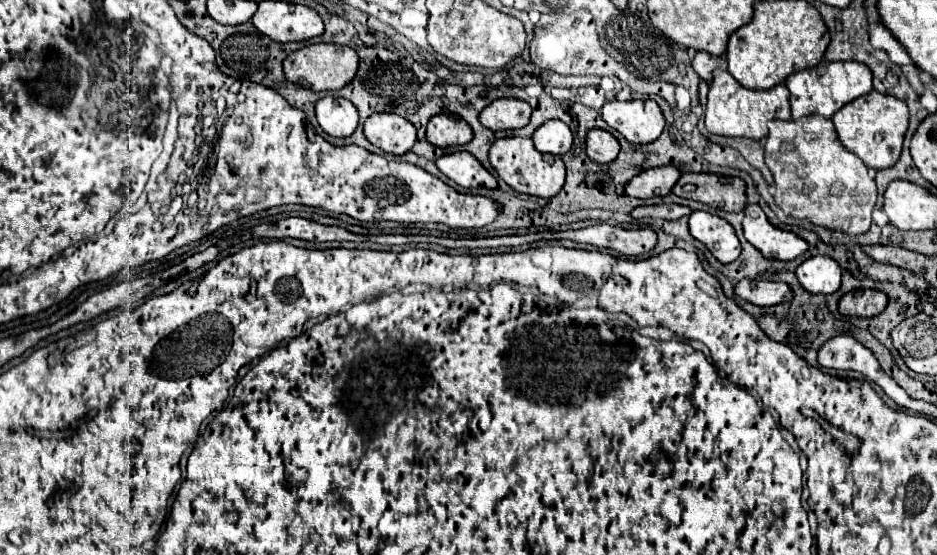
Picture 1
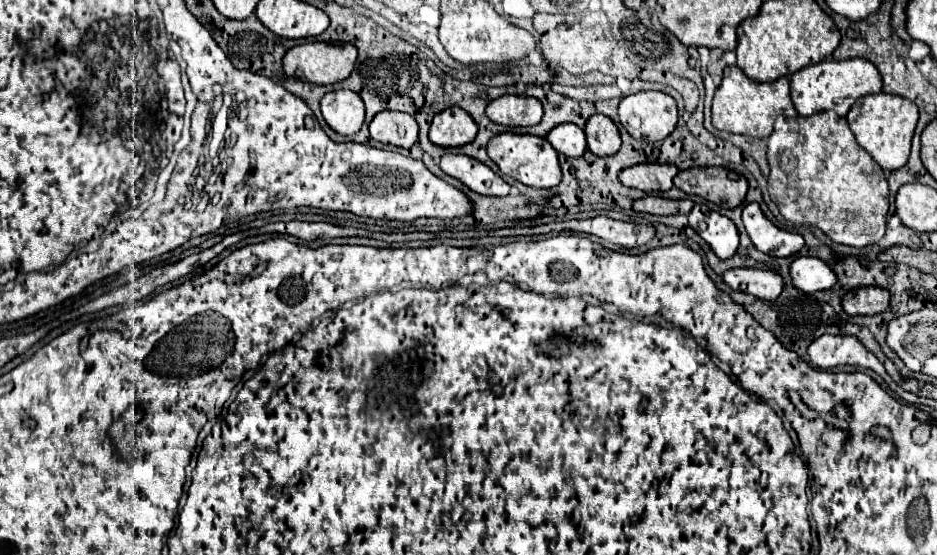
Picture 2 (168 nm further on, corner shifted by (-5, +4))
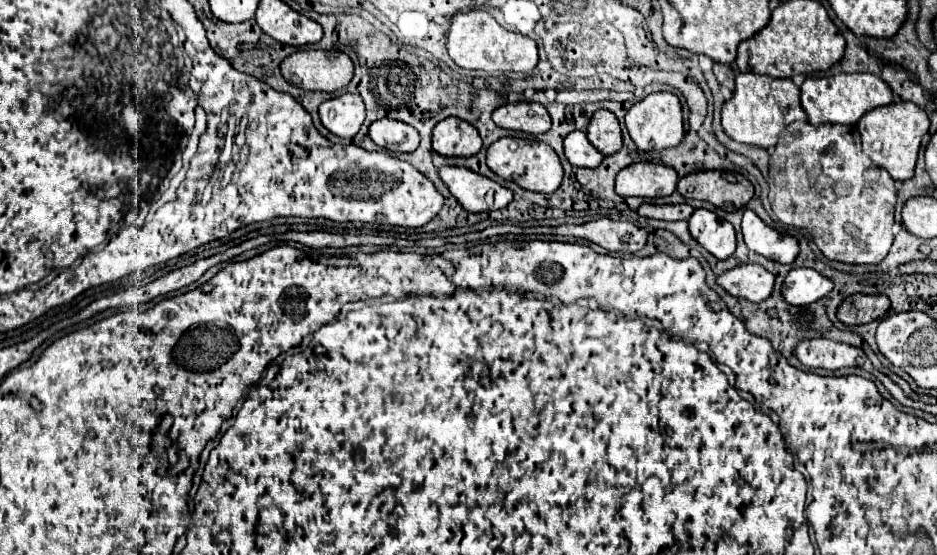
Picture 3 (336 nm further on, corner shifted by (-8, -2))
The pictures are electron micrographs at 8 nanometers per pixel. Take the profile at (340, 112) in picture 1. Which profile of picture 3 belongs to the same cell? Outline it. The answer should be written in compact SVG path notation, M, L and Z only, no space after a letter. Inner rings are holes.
M344 93L340 97L324 101L320 105L320 119L330 133L342 139L352 139L366 119L362 97Z

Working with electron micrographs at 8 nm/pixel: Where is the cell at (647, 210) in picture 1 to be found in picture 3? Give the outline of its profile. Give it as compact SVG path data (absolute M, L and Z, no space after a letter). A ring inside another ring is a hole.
M644 203L638 207L640 217L650 217L650 219L662 219L662 221L680 221L688 219L692 215L694 207L684 203L684 205L652 205Z

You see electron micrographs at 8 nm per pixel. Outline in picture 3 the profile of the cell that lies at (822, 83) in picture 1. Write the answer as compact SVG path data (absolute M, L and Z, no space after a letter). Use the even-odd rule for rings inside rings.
M838 73L832 77L806 77L802 83L800 103L812 125L854 125L866 111L892 103L892 91L878 75L872 73Z

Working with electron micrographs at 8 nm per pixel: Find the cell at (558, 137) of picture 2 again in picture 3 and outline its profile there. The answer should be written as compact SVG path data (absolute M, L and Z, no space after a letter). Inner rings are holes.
M572 131L564 139L566 159L576 167L598 167L604 159L598 149L594 149L586 137L586 131Z

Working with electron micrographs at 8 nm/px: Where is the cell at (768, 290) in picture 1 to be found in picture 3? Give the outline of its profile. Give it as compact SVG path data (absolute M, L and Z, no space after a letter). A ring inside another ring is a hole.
M738 265L720 275L716 281L730 295L744 297L754 303L768 299L774 291L774 275L760 265Z

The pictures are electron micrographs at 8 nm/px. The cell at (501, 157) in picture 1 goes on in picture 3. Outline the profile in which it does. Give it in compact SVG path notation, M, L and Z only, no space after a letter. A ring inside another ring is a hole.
M502 137L496 143L488 147L486 153L486 163L488 167L500 175L502 179L514 181L522 189L528 191L538 191L538 193L554 193L564 177L562 163L554 149L550 149L546 143L536 141L536 139L522 139L522 137Z

